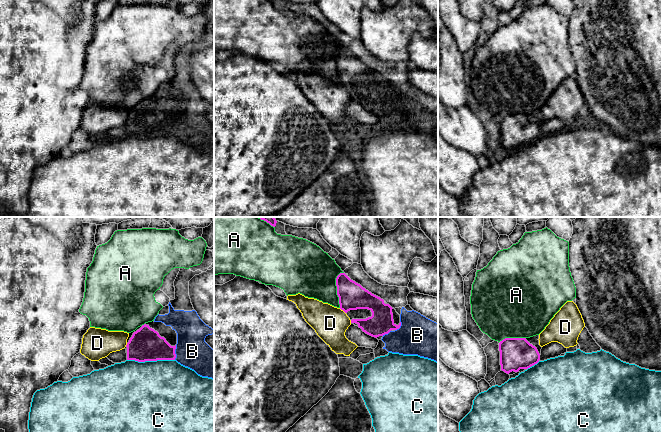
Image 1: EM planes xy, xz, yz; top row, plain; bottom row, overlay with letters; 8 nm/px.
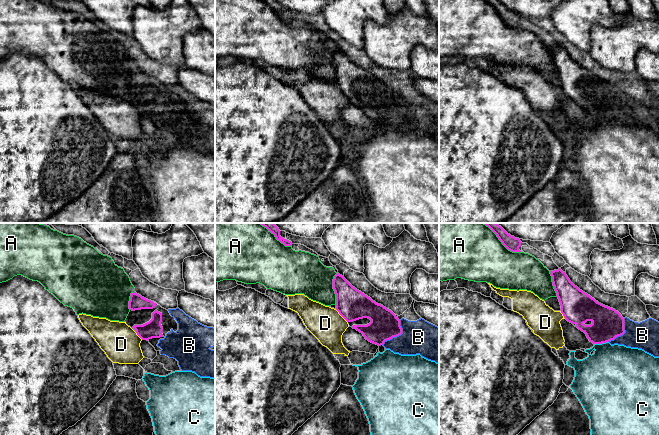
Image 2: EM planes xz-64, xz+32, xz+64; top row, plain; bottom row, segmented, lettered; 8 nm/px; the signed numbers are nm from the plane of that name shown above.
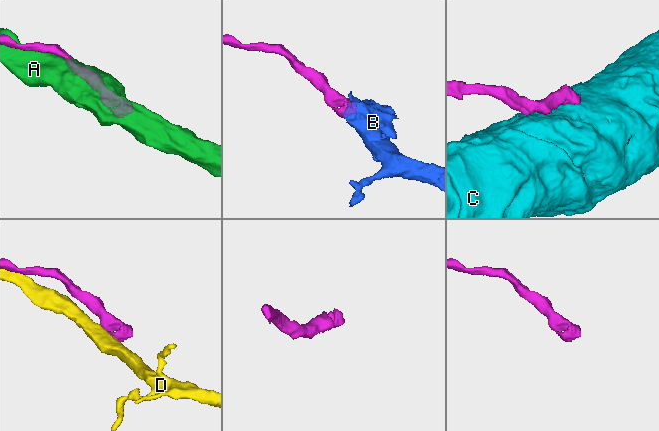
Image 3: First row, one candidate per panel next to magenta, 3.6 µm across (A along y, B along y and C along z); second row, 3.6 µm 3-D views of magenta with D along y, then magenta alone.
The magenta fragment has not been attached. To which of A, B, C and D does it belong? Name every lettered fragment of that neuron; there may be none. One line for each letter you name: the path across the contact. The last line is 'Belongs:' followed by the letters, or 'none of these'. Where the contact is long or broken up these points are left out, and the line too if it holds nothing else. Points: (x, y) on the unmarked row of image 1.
B: Path across: xy (146, 120), (166, 128), (174, 128), (192, 127)
Belongs: B

